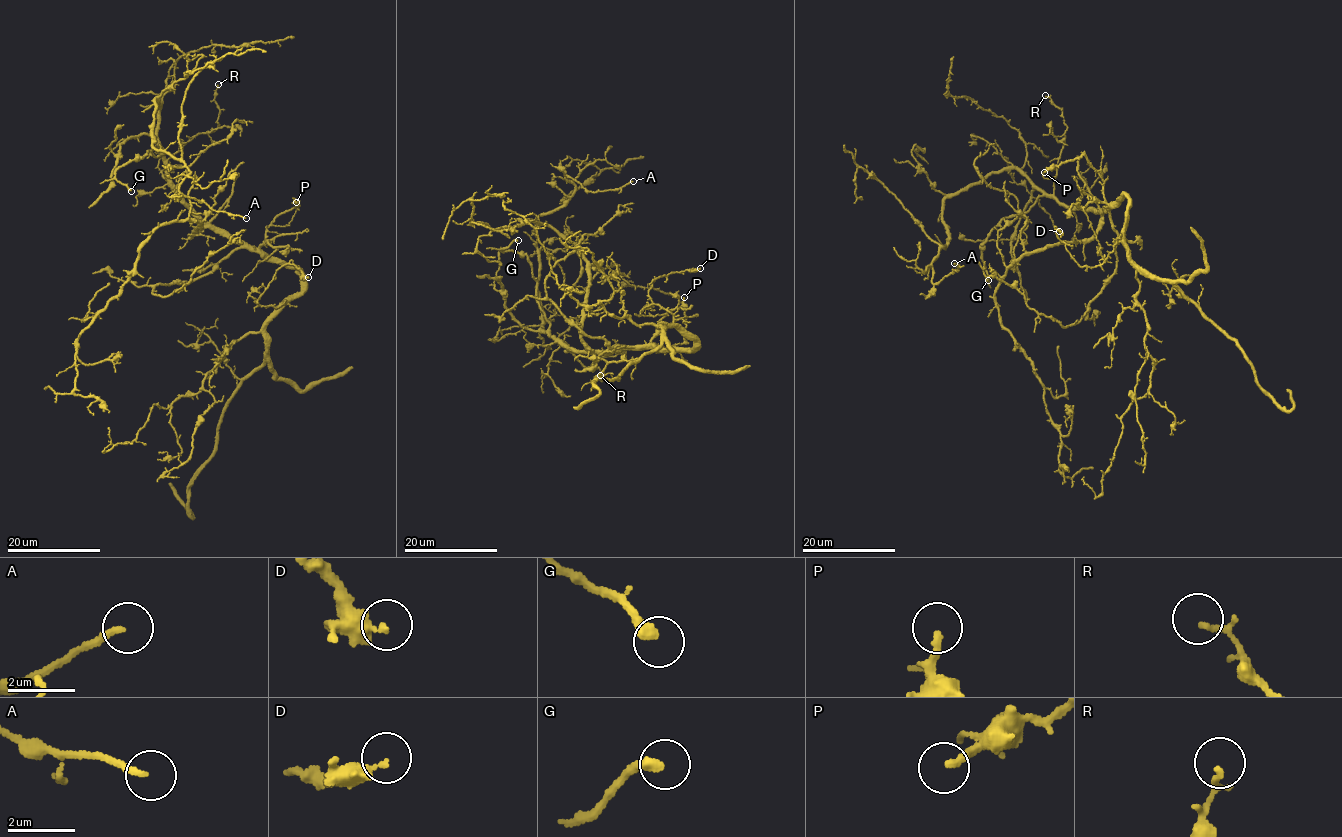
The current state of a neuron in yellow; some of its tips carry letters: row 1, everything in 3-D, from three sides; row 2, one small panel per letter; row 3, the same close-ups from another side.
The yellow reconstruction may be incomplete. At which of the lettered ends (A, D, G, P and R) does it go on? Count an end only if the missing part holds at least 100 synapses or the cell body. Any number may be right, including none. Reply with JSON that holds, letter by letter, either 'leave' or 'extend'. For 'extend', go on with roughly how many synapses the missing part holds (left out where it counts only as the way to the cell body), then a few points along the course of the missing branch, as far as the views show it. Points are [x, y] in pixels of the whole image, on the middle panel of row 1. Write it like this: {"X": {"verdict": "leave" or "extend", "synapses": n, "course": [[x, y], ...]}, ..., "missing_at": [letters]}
{"A": {"verdict": "leave"}, "D": {"verdict": "leave"}, "G": {"verdict": "leave"}, "P": {"verdict": "leave"}, "R": {"verdict": "leave"}, "missing_at": []}

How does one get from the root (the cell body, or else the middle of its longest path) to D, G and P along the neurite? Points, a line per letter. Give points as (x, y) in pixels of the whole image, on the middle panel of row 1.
D: (601, 351), (692, 350), (694, 340), (678, 329), (669, 311), (653, 303), (649, 291), (655, 278), (700, 268)
G: (601, 351), (569, 347), (548, 334), (550, 324), (537, 300), (530, 261), (526, 255), (501, 250), (518, 240)
P: (601, 351), (636, 349), (654, 343), (656, 351), (684, 342), (684, 297)

